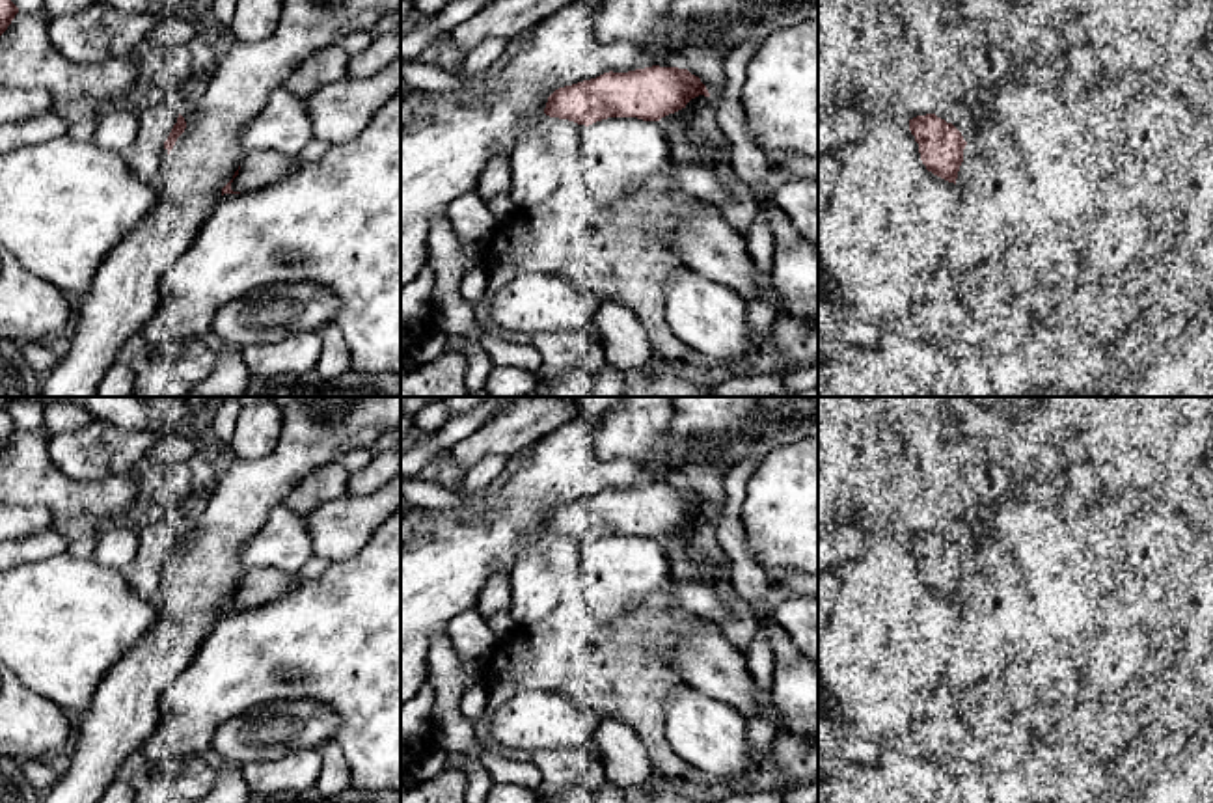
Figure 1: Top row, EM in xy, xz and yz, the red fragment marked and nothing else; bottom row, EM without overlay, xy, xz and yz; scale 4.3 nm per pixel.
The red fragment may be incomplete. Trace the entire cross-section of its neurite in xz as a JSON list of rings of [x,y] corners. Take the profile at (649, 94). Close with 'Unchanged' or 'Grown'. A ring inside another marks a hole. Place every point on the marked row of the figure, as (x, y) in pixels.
[[[652,65],[559,88],[548,97],[544,114],[585,127],[607,117],[660,121],[699,95],[710,97],[688,69]]]. Unchanged

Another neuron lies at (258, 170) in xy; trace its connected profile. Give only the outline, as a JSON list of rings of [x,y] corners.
[[[246,151],[231,190],[248,192],[266,188],[289,177],[300,166],[298,157],[287,157],[278,151]]]

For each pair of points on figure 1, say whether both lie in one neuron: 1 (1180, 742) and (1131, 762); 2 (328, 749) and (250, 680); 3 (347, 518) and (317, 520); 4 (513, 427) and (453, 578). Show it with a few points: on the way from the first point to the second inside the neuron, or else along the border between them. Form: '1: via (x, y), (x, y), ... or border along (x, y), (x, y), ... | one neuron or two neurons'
1: via (1169, 748), (1143, 762) | one neuron
2: border along (334, 740), (347, 762), (351, 781) | two neurons
3: via (340, 520), (325, 520) | one neuron
4: border along (546, 435), (511, 461) | two neurons

